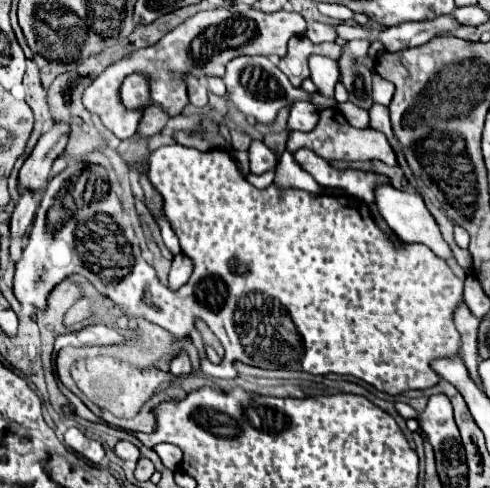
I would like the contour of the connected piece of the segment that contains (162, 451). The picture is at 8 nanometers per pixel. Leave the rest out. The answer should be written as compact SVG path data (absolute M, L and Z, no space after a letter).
M162 443L162 445L156 445L154 451L158 453L158 457L162 459L162 463L164 463L168 469L172 469L172 471L178 469L178 465L180 465L180 461L182 461L182 451L180 451L176 445L166 445L166 443Z

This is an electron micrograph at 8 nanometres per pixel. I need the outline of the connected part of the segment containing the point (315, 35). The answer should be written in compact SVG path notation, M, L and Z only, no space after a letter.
M308 23L308 29L306 29L306 37L312 41L312 43L324 43L324 41L336 41L338 33L332 25L324 25L324 23Z

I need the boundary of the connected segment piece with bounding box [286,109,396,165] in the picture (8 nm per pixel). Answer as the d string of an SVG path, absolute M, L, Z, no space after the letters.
M324 109L320 111L320 121L314 131L302 133L294 131L286 143L288 151L296 151L300 147L312 149L316 155L320 155L326 161L382 161L386 165L396 165L396 155L384 137L384 133L374 131L374 129L356 129L352 127L344 115L338 109Z

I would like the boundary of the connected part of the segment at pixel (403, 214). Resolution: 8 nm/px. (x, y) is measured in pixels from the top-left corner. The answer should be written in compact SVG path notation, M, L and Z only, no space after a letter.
M378 185L376 187L376 207L378 207L378 213L382 215L382 219L388 223L388 227L406 243L422 243L426 247L430 247L438 257L442 259L448 259L452 255L450 247L444 243L442 239L442 233L434 221L434 217L430 215L430 211L426 209L422 197L418 193L406 193L406 191L400 191L392 185Z

